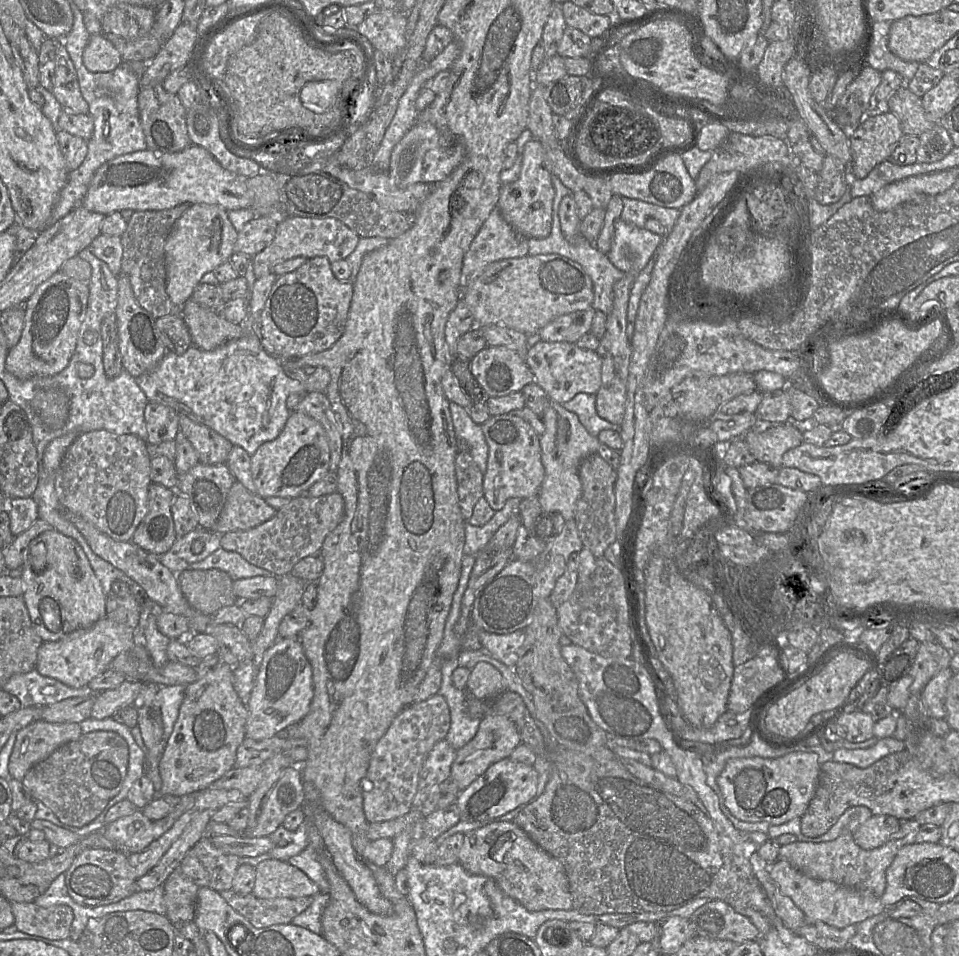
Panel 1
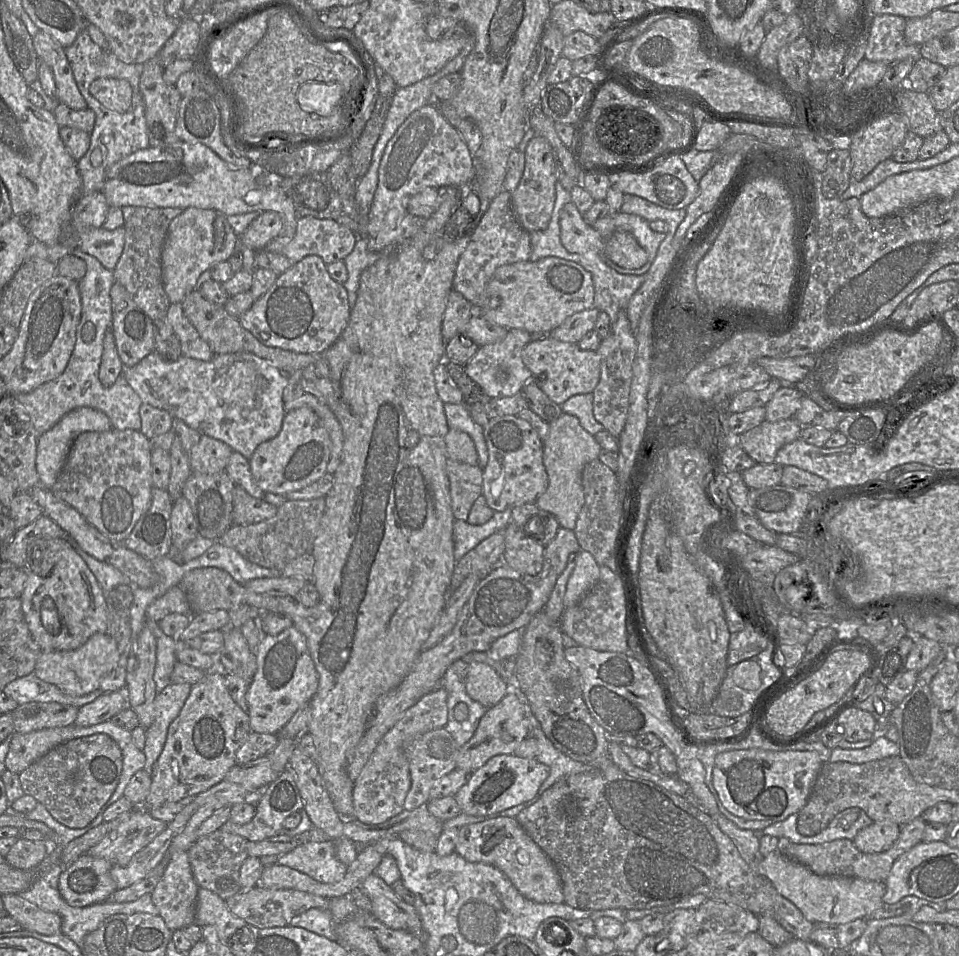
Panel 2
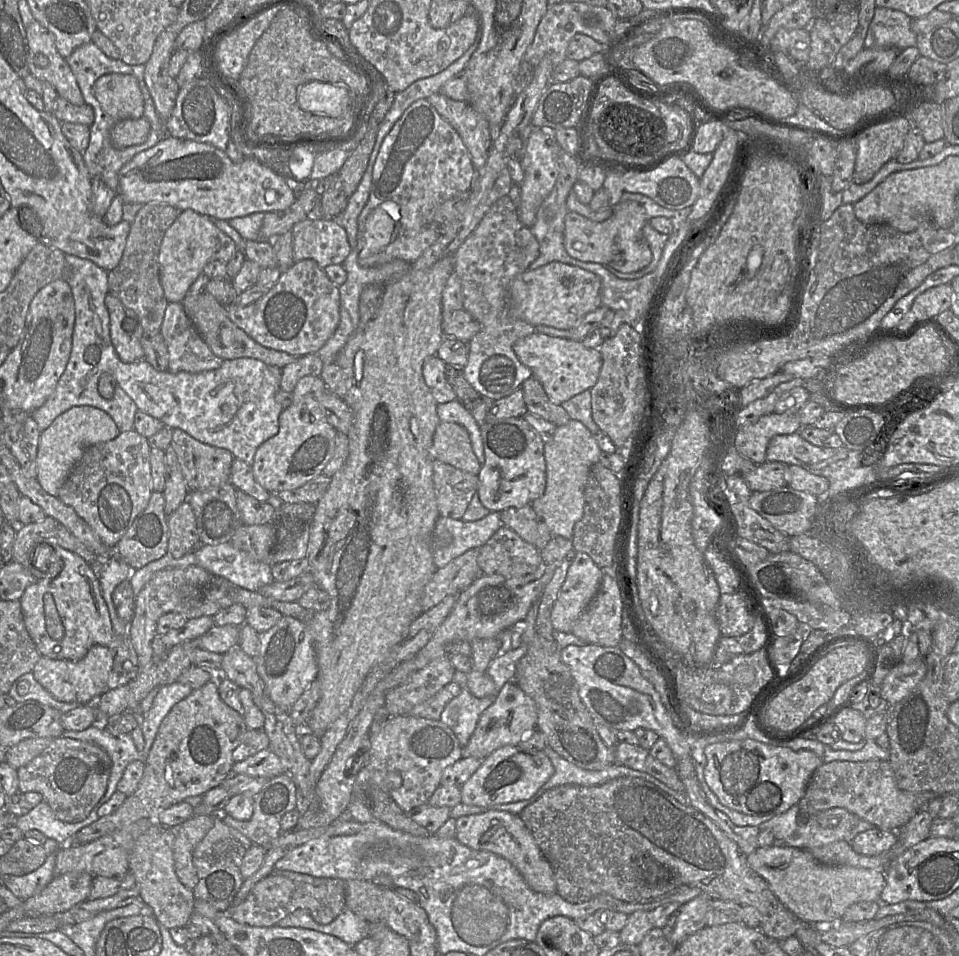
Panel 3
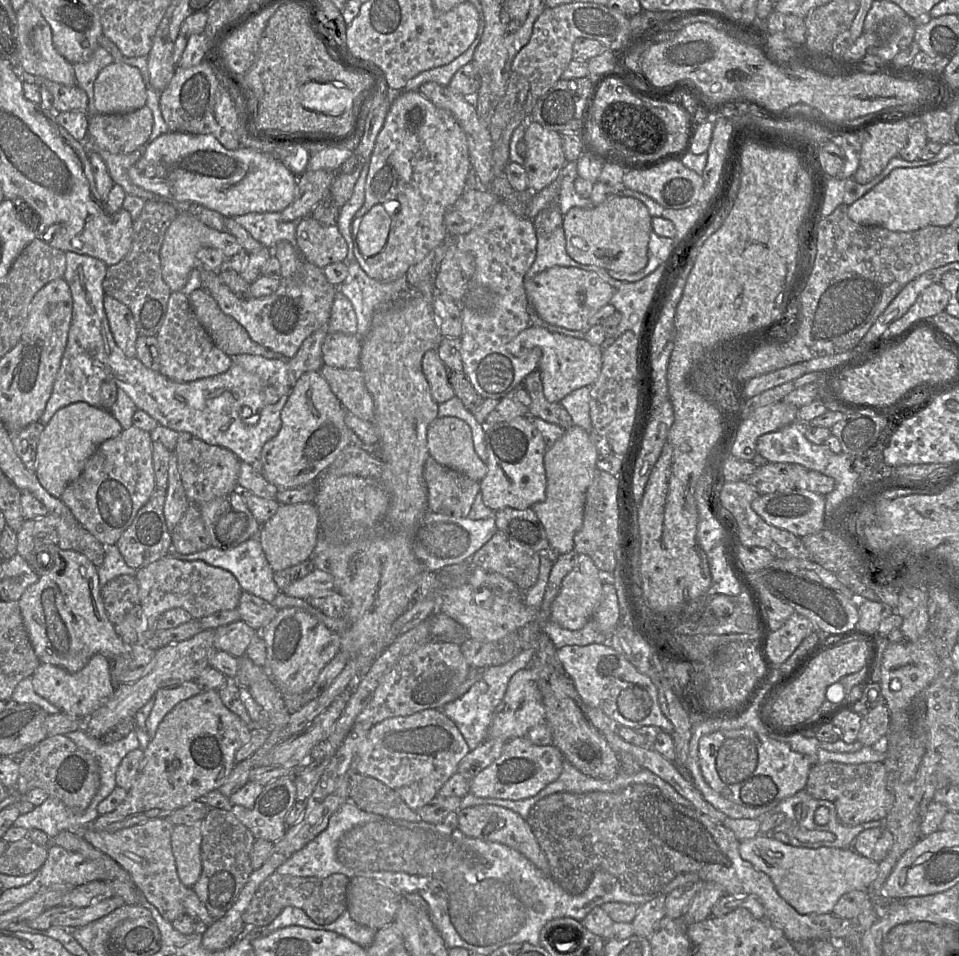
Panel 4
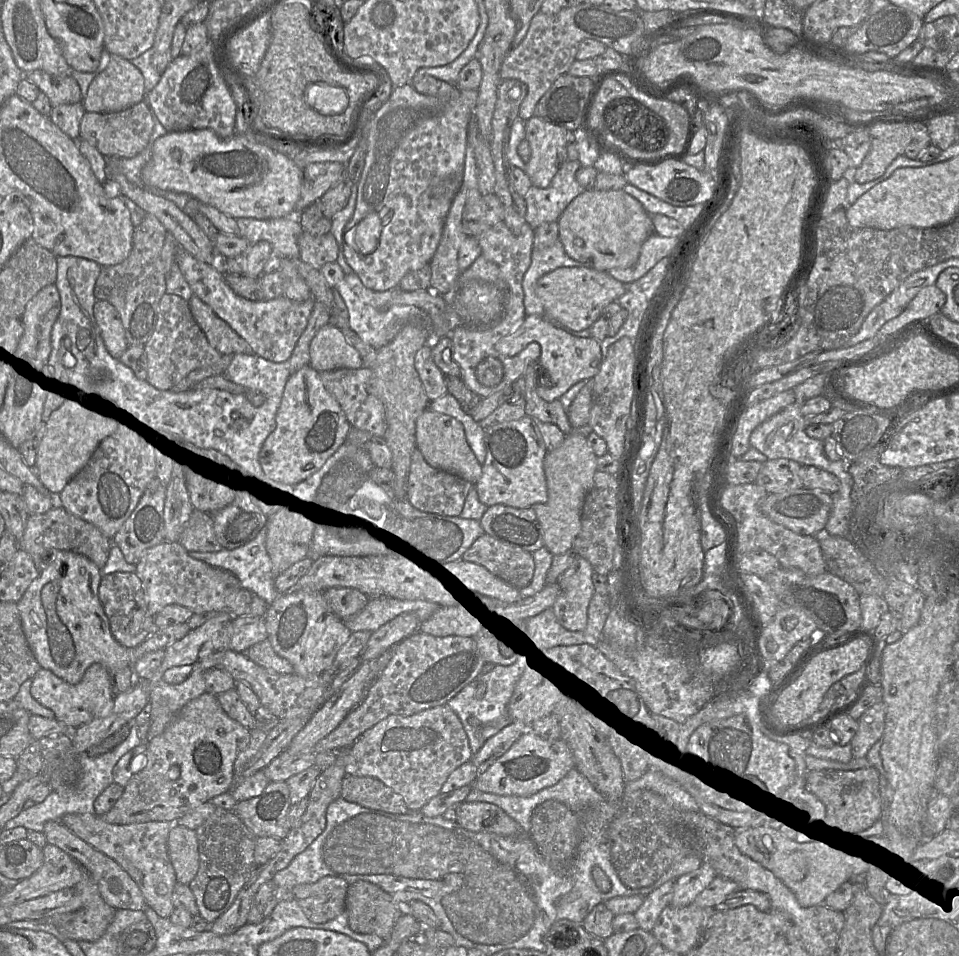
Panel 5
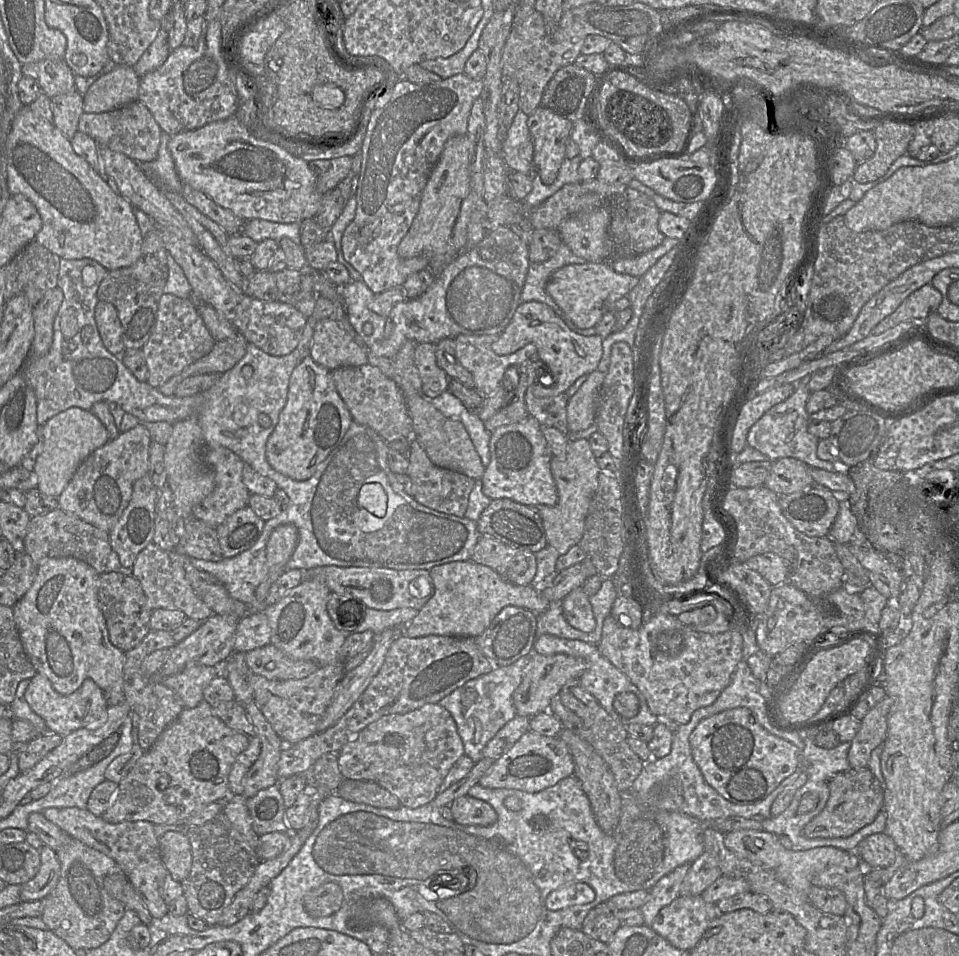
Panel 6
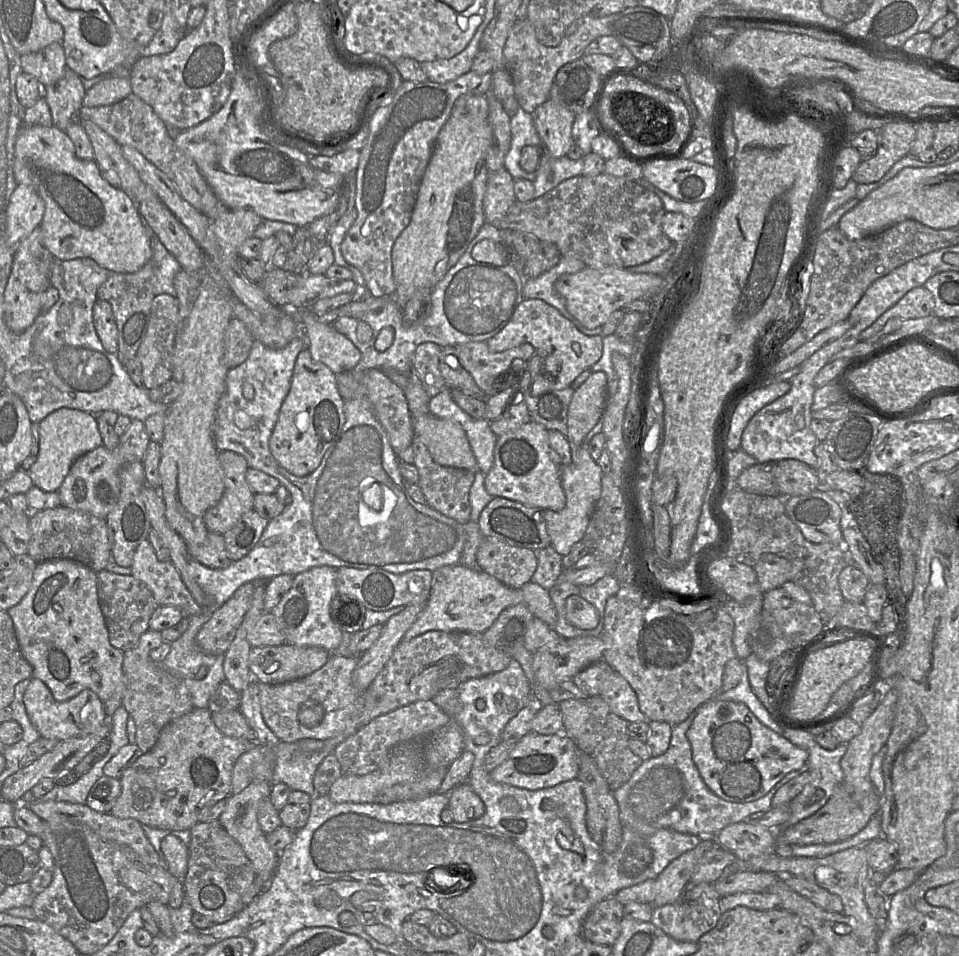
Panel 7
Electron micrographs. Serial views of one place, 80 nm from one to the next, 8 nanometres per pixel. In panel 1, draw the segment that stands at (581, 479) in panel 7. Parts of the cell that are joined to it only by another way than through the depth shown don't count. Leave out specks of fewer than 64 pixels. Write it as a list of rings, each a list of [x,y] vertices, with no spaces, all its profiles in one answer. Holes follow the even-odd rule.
[[[551,401],[542,419],[545,432],[540,436],[540,447],[545,477],[537,496],[544,511],[560,513],[569,521],[575,517],[576,504],[582,492],[579,465],[586,457],[598,452],[600,441],[589,434],[575,413],[555,401]]]

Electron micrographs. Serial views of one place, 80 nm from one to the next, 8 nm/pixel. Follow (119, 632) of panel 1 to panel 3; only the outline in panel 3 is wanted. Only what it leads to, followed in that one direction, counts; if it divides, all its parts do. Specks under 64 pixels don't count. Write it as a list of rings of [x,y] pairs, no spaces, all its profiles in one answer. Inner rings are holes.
[[[96,644],[78,661],[50,659],[41,656],[32,674],[57,700],[85,705],[94,703],[103,693],[109,690],[108,680],[113,667],[114,655],[111,649],[107,646]]]

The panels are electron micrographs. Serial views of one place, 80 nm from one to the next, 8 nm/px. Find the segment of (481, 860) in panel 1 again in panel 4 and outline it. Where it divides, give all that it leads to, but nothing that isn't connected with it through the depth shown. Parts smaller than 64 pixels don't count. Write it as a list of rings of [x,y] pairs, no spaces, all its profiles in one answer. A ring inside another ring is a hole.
[[[482,804],[457,812],[458,829],[465,835],[507,845],[526,856],[538,869],[549,875],[545,854],[535,839],[527,821],[519,814],[497,805]]]

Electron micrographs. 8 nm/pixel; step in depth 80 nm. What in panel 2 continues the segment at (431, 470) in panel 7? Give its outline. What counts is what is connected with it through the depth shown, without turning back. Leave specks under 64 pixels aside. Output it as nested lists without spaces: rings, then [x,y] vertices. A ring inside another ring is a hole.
[[[447,459],[446,473],[453,515],[466,521],[475,500],[482,495],[483,469]]]

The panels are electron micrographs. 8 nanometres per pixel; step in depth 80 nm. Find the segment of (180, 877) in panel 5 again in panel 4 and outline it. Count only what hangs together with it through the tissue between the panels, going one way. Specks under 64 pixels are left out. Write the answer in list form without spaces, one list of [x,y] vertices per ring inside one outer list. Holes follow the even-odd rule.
[[[200,823],[174,826],[171,848],[178,877],[187,888],[192,888],[202,871],[201,841]]]

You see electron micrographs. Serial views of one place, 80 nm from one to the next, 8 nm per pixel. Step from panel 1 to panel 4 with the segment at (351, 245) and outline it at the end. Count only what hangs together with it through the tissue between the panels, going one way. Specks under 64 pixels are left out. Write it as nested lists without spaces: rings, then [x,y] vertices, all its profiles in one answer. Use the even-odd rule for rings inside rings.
[[[311,217],[296,222],[296,241],[303,261],[320,269],[344,262],[348,253],[347,243],[337,225],[323,226]]]

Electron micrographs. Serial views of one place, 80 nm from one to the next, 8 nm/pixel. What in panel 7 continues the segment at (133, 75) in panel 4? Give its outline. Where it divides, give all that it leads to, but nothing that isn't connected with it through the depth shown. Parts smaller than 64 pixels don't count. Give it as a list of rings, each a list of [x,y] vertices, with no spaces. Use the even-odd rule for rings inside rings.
[[[110,77],[86,91],[83,106],[99,107],[115,104],[132,93],[130,78]]]

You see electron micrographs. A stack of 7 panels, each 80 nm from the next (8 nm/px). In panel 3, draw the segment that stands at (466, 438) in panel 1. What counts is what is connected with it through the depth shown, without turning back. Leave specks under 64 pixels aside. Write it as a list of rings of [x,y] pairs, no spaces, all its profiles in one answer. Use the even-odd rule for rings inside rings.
[[[455,399],[447,403],[437,404],[437,414],[441,422],[454,422],[463,426],[469,433],[474,453],[478,461],[483,465],[485,462],[485,453],[481,426],[467,410],[462,403]]]

